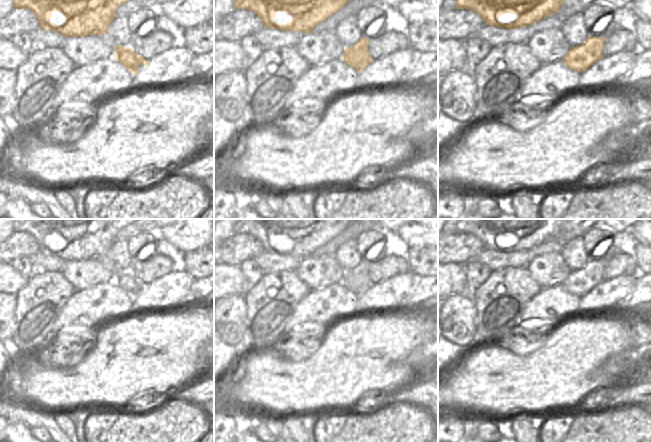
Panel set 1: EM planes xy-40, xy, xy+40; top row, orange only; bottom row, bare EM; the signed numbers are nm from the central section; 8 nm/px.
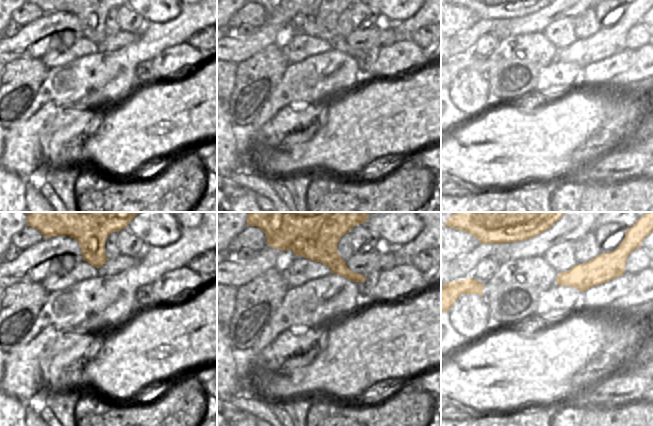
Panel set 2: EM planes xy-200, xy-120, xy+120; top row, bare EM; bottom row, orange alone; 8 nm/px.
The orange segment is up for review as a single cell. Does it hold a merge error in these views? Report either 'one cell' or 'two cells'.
two cells

